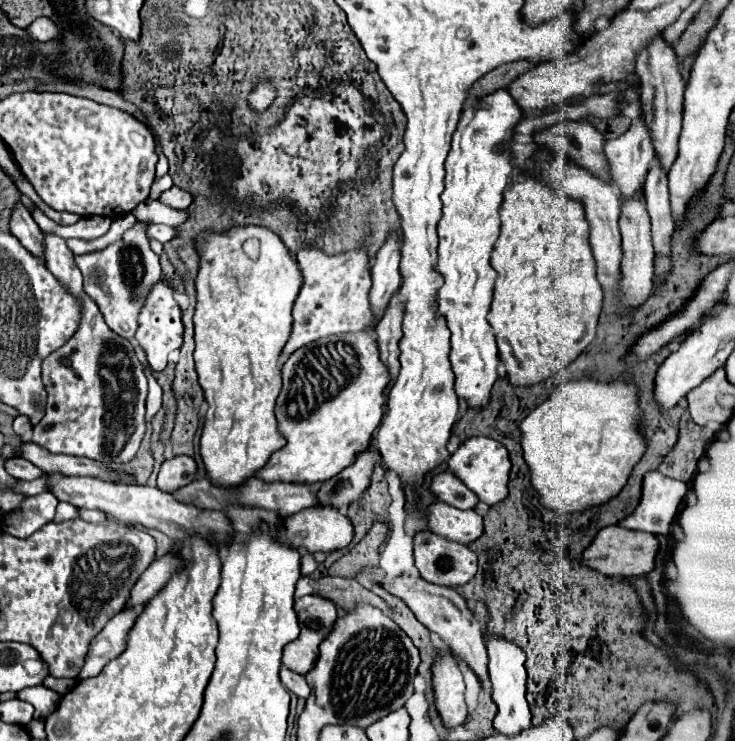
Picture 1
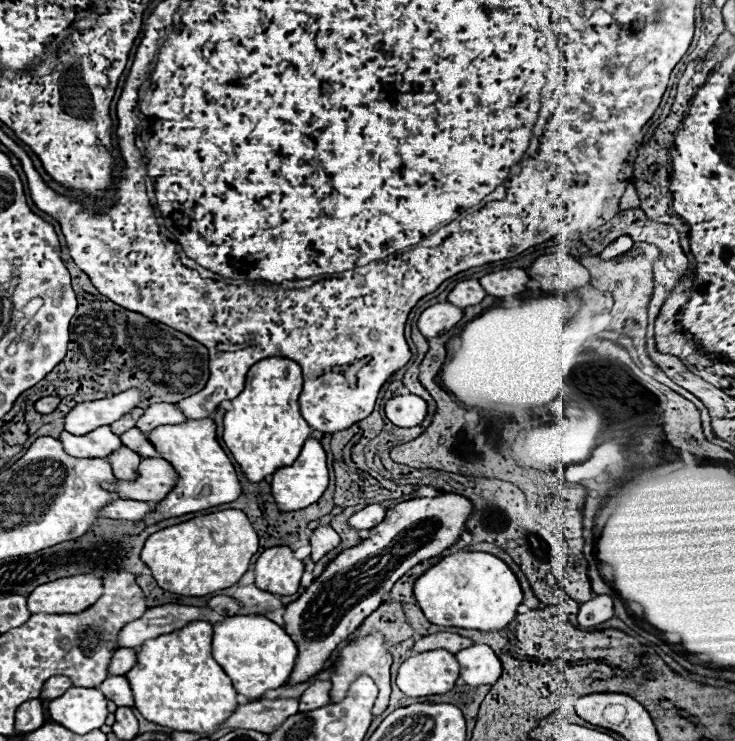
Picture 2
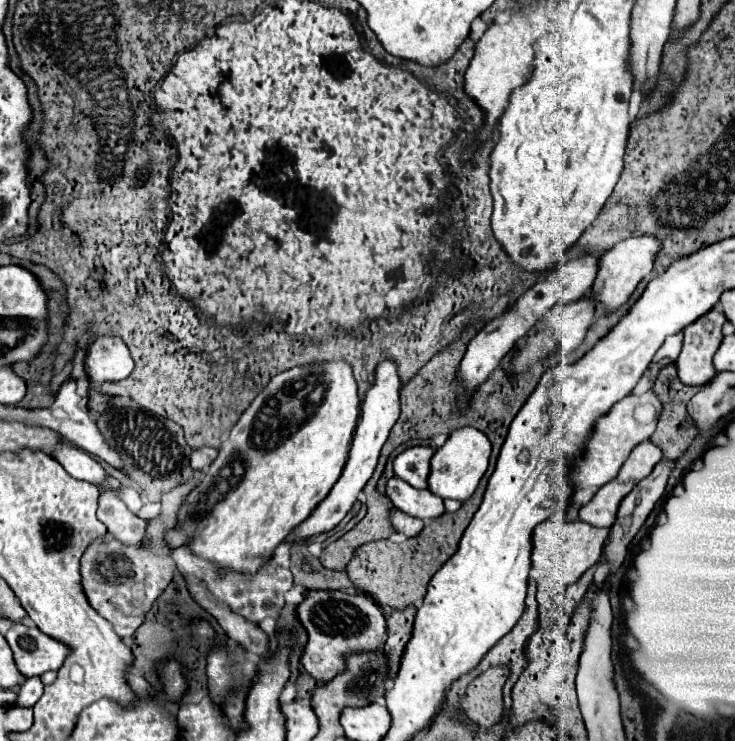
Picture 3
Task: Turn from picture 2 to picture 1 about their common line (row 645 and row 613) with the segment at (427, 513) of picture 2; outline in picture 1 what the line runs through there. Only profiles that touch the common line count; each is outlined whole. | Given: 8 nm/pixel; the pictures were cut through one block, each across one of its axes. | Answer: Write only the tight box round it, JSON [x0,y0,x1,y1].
[282,596,338,674]

